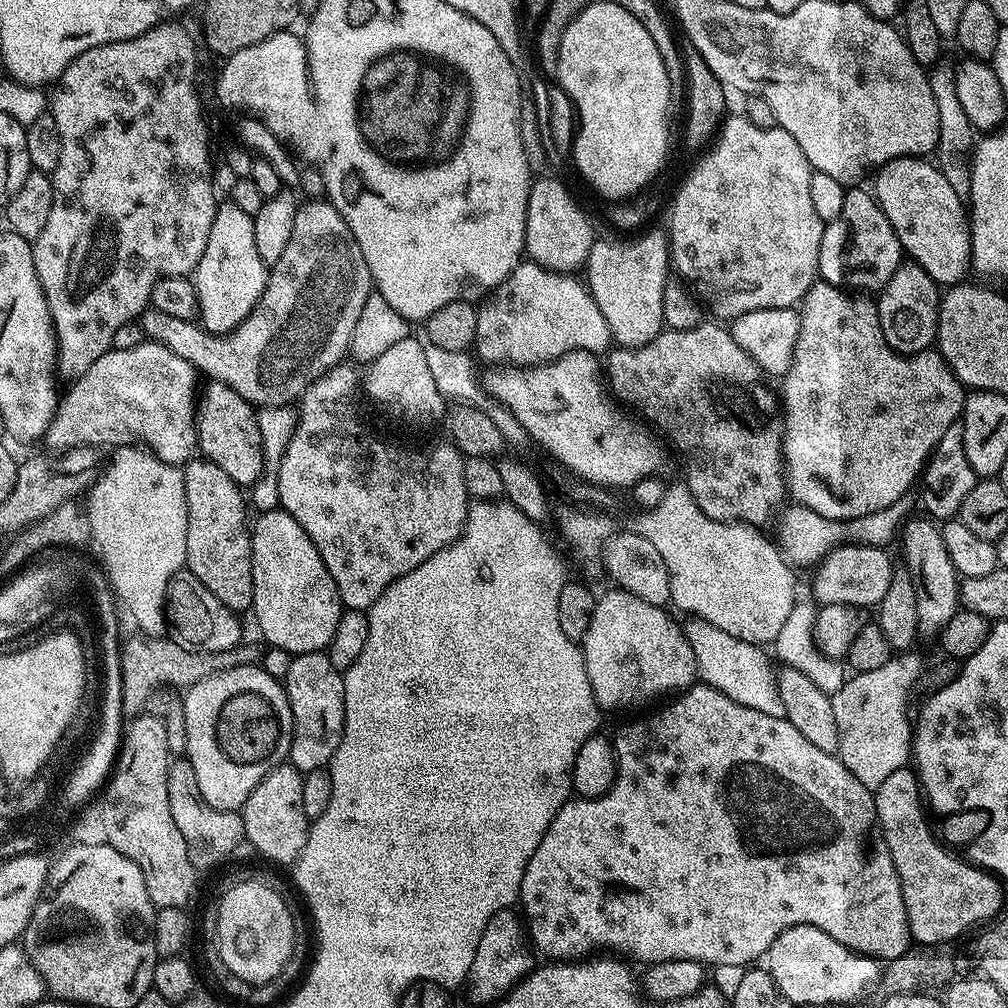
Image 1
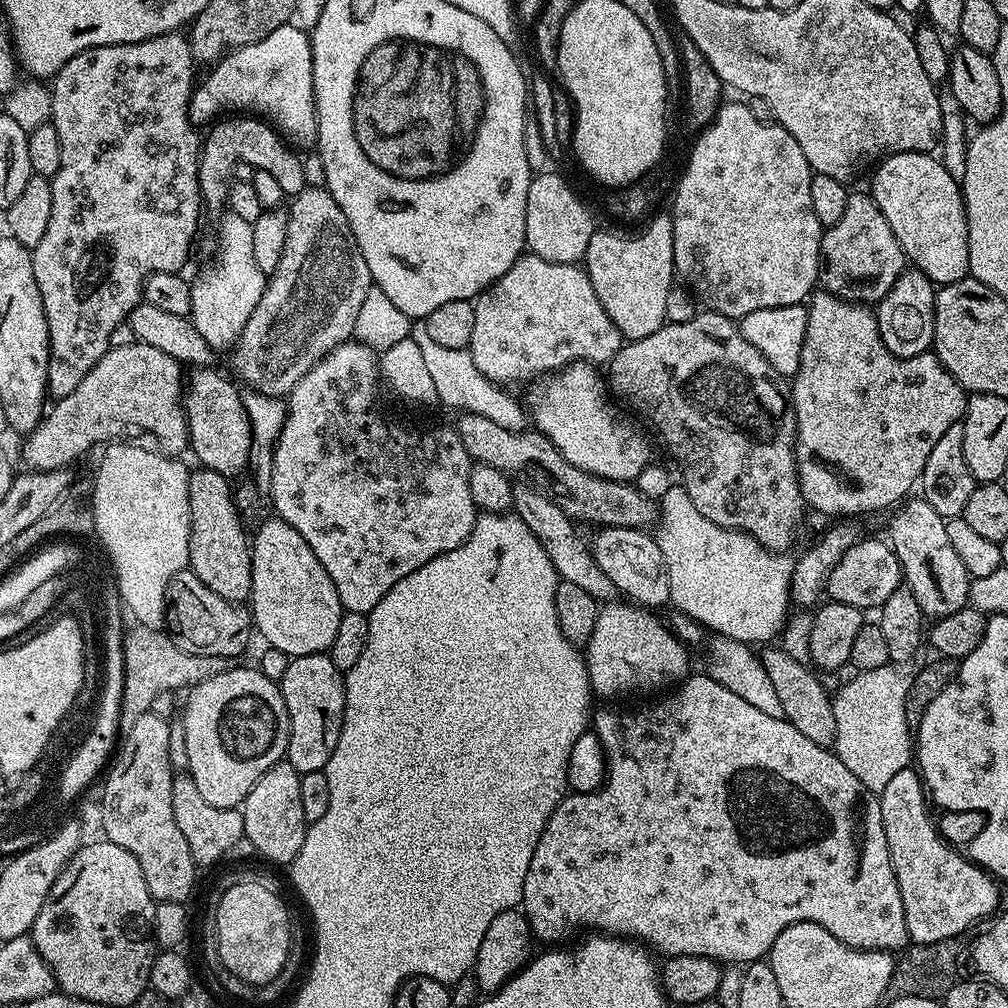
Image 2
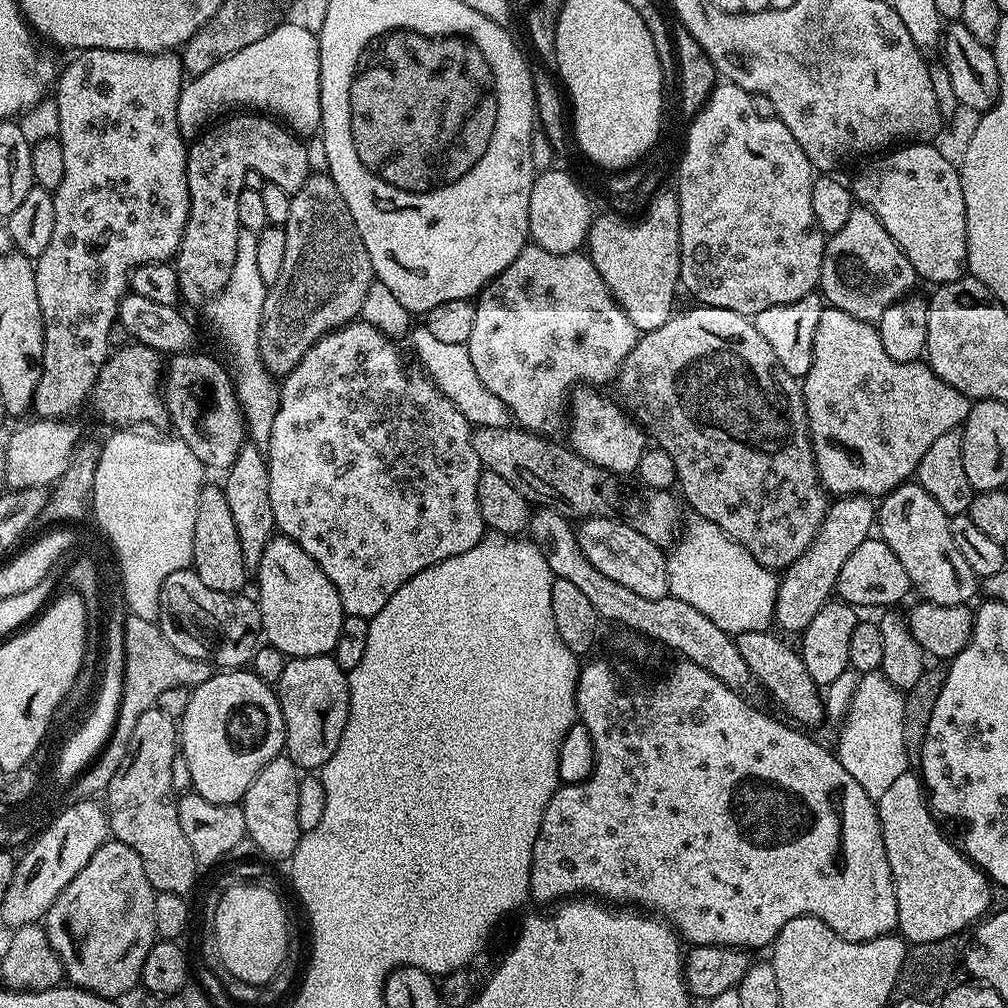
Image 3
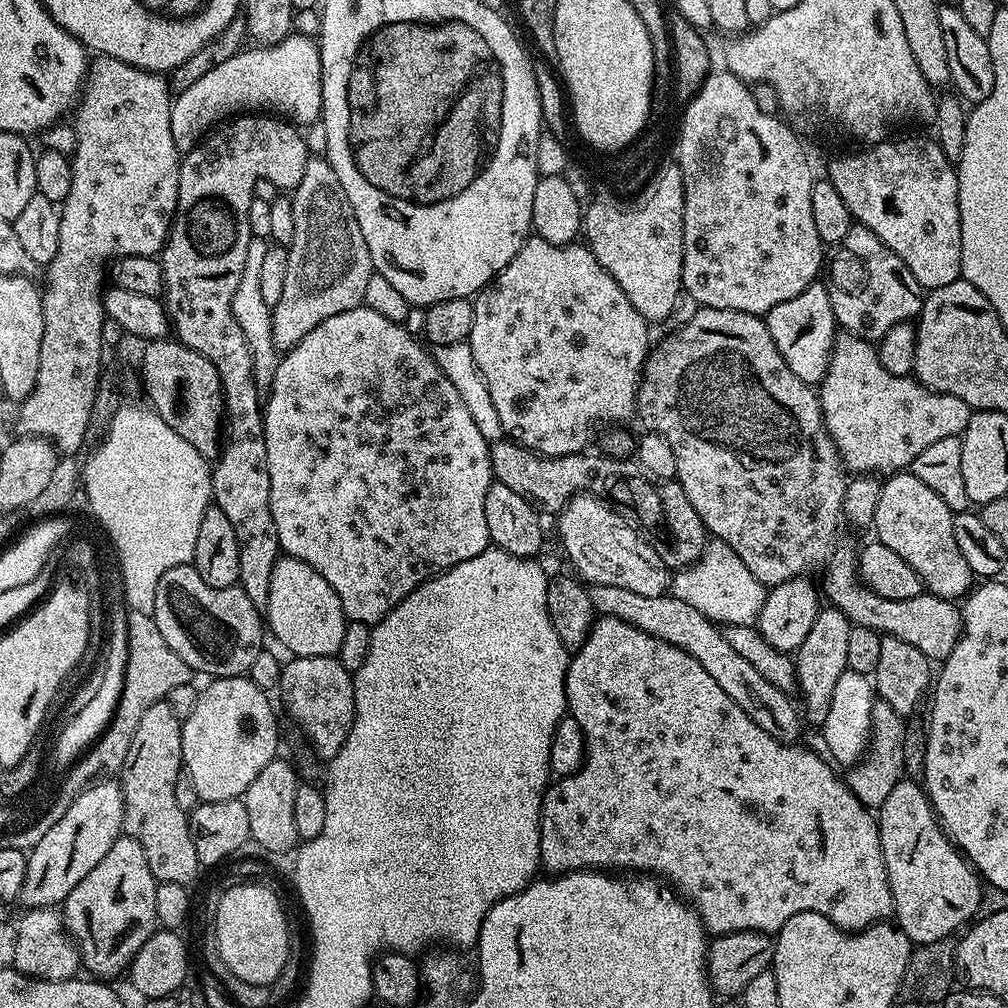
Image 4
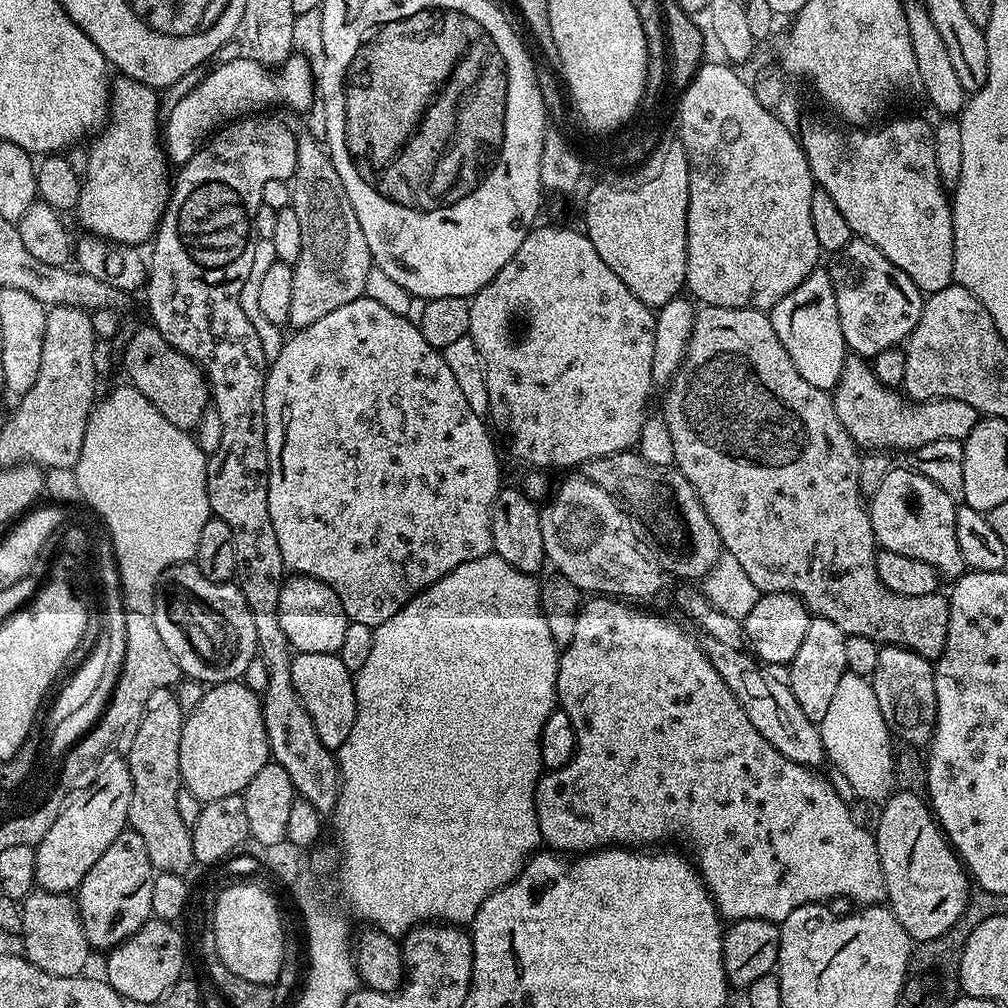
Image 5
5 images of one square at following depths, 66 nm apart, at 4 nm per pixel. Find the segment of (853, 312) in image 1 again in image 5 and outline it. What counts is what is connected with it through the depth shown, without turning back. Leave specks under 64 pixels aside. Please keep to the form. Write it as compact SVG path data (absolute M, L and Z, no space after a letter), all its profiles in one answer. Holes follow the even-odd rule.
M855 354L849 355L844 361L844 369L840 375L840 381L836 383L832 401L836 407L838 418L842 426L850 434L850 438L864 450L893 450L911 453L917 448L926 446L926 442L938 442L939 440L963 441L974 430L978 414L974 406L966 406L966 402L957 400L922 400L913 402L907 396L901 394L895 388L888 388L874 374L871 363L867 359Z

